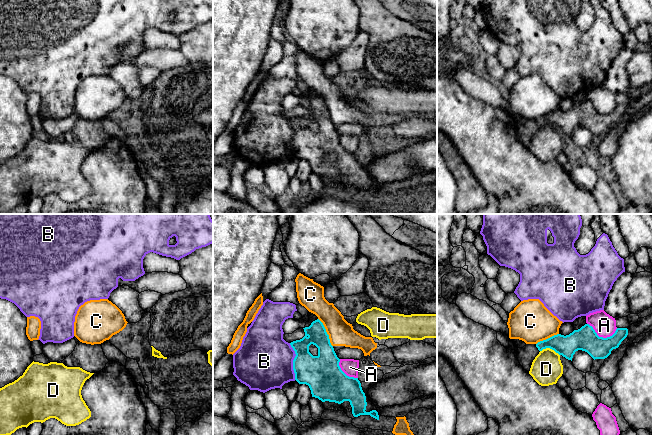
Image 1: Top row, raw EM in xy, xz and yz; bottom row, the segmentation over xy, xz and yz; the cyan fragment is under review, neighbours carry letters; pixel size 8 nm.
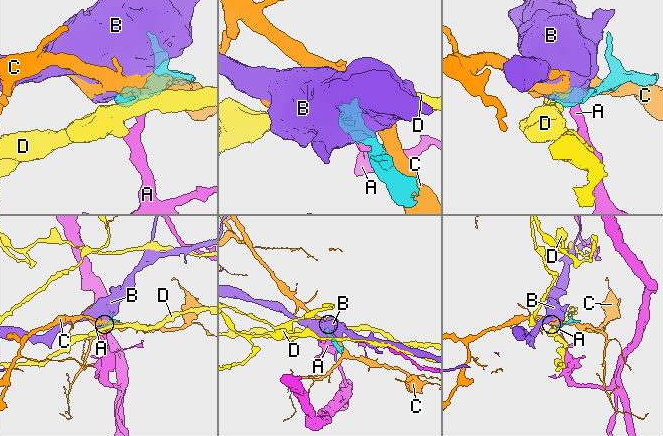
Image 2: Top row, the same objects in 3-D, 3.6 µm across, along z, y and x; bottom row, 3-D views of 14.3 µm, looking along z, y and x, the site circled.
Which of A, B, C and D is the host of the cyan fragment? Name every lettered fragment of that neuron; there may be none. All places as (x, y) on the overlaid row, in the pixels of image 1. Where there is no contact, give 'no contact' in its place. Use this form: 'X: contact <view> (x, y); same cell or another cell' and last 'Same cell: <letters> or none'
A: contact yz (602, 337); another cell
B: contact xz (293, 361); another cell
C: contact xz (326, 332); another cell
D: contact yz (550, 348); another cell
Same cell: none

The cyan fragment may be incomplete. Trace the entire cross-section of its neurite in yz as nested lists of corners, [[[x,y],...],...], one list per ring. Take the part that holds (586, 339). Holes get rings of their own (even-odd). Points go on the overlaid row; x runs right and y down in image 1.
[[[585,324],[569,335],[557,334],[537,344],[526,344],[523,348],[518,348],[517,358],[523,369],[528,372],[535,357],[546,348],[554,350],[571,361],[578,350],[587,352],[594,360],[605,359],[613,349],[619,347],[627,335],[627,328],[617,328],[612,336],[599,337],[592,326]]]

